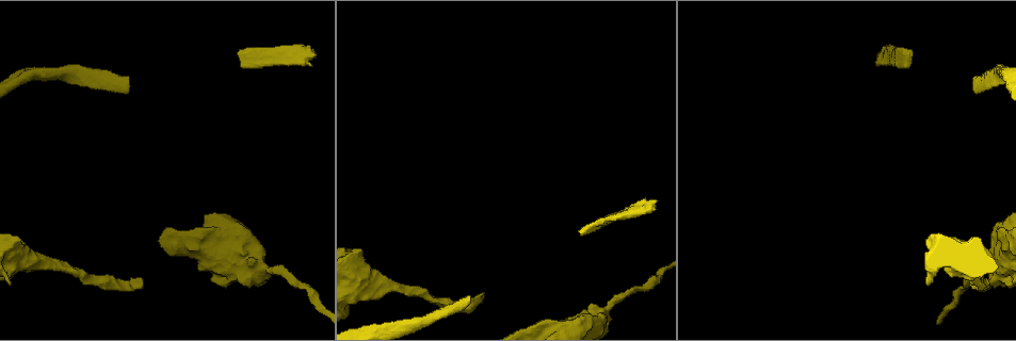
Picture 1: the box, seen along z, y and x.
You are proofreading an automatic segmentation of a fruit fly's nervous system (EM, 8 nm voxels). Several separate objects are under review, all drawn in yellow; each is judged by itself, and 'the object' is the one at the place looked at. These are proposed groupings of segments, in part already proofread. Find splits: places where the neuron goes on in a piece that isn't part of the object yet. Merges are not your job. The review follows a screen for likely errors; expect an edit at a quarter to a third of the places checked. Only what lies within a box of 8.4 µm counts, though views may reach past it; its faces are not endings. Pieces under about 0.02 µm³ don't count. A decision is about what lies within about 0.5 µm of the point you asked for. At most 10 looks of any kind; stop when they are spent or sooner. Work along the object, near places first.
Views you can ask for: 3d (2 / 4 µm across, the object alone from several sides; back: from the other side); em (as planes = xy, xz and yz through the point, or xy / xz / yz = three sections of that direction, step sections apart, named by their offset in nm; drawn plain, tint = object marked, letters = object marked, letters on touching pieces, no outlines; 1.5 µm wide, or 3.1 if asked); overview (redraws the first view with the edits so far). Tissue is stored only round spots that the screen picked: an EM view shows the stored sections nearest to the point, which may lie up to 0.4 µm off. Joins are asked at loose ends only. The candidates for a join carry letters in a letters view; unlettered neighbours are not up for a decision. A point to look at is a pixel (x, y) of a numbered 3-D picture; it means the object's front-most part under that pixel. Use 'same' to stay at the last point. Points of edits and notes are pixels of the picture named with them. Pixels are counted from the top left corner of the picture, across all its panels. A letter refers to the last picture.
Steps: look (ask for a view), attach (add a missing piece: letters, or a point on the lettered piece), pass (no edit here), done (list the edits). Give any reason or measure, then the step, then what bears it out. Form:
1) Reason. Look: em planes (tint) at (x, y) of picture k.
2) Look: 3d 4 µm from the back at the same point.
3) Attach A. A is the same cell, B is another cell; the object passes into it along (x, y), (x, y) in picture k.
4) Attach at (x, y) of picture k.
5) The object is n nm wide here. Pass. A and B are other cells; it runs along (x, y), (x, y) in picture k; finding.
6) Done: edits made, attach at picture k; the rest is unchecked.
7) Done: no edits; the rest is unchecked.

Branch stops here. Look: em yz step 4 (plain) at (654, 200) of picture 1.

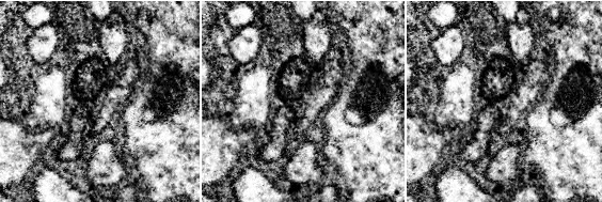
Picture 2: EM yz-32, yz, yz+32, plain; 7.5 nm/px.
Look: em yz step 4 (tint) at the same point.

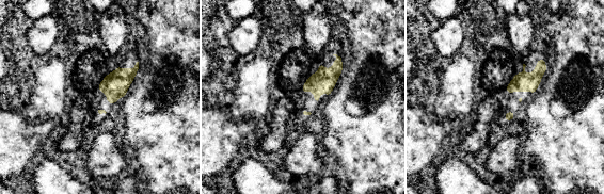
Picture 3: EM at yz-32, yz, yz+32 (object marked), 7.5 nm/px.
What lies round it. Look: em yz step 4 (letters) at the same point.

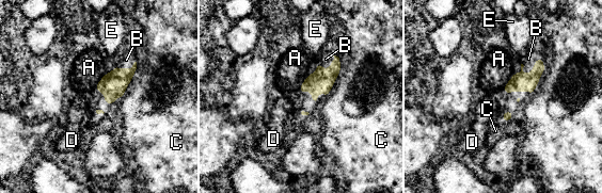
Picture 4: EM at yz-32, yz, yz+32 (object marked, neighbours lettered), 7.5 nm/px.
The object is 150 nm wide here; the longest contact is with B, 190 nm. Attach B. B is the same cell, A, C, D and E are other cells; it goes on there.

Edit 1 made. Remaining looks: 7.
Free end. Look: 3d 2 µm at (580, 232) of picture 1.

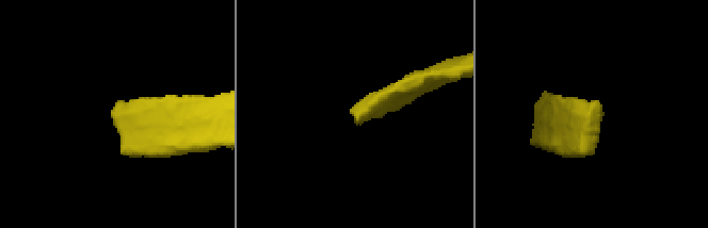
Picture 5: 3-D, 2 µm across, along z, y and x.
Look: em 3.1 µm xz step 16 (tint) at (116, 108) of picture 5.

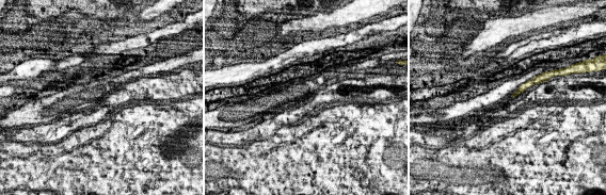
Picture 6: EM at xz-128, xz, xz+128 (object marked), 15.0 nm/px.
What lies round it. Look: em 3.1 µm xz step 16 (letters) at the same point.

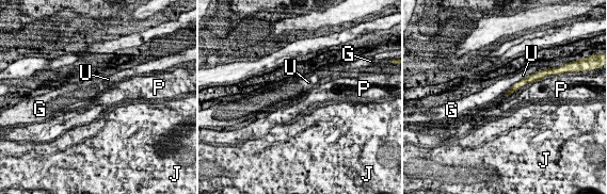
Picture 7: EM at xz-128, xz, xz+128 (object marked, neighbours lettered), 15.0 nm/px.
Pass. G, J, P and U are other cells; a border runs along (512, 85), (504, 94) in picture 7; no lettered piece goes on from it.

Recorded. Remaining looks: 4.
An open end. Look: em planes (letters) at (468, 296) of picture 1.

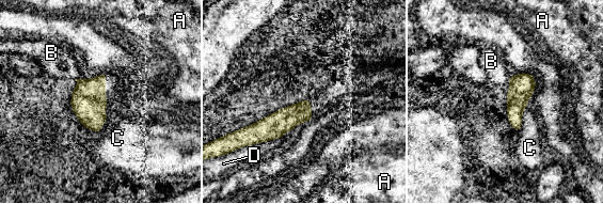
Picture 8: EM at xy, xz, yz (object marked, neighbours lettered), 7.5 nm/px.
Pass. A, B, C and D are other cells; a border runs along (525, 108), (522, 114), (522, 124) in picture 8; none of them fits.

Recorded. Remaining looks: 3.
Branch stops here. Look: 3d 4 µm at (482, 297) of picture 1.

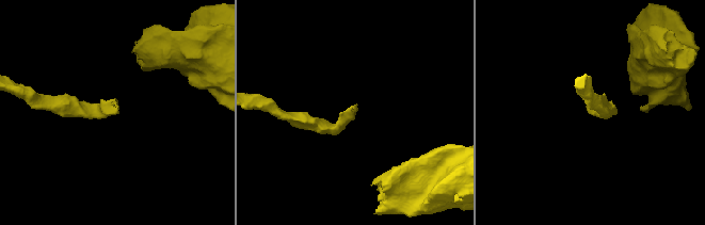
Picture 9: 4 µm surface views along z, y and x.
Look: em planes (letters) at (113, 99) of picture 9.

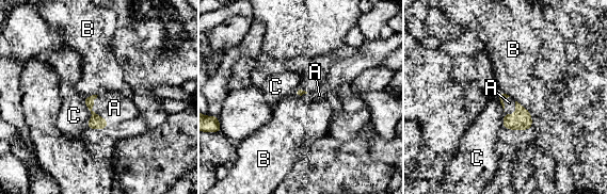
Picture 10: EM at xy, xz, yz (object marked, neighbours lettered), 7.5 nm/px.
Attach A. A is the same cell, B and C are other cells; the neuron continues.

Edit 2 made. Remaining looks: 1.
Done: edits made, attach at picture 4, attach at picture 10; the rest is unchecked.

